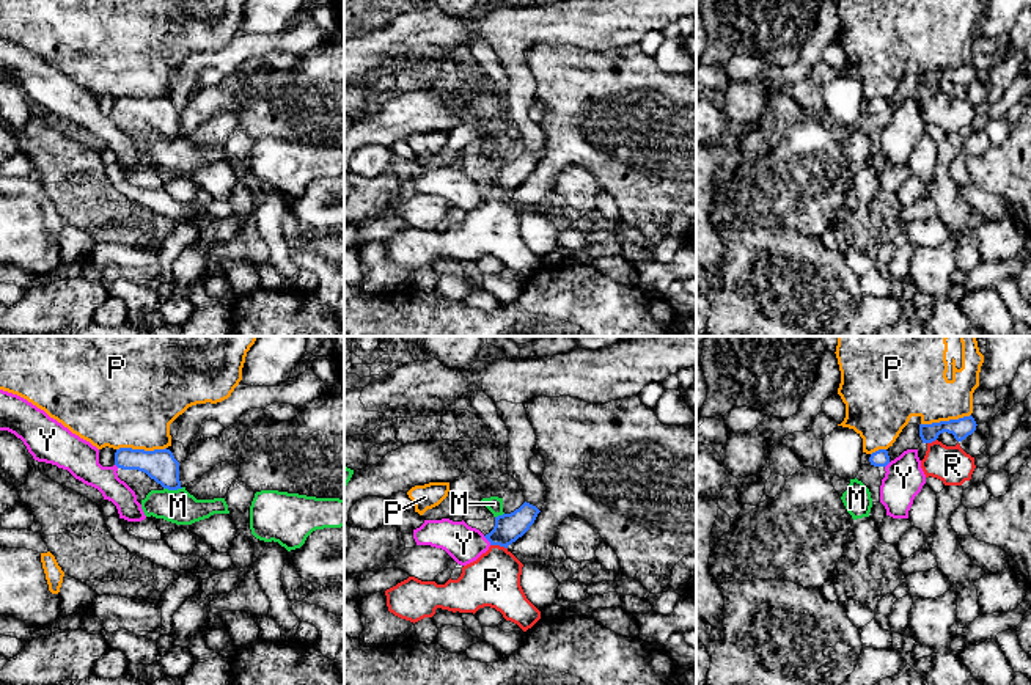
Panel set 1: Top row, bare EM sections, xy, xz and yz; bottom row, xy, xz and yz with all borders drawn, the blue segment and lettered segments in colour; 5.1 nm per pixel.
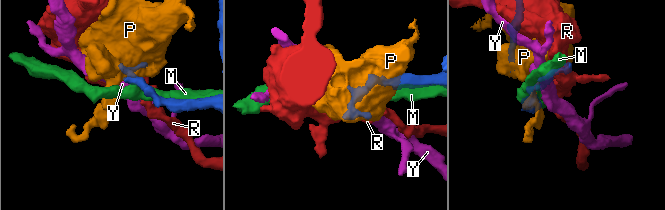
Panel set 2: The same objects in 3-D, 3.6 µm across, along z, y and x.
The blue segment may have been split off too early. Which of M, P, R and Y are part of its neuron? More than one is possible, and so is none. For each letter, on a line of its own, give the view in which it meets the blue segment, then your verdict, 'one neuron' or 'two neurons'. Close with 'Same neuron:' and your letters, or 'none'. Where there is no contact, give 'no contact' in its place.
M: xy | two neurons
P: xy | two neurons
R: xz | two neurons
Y: xz | two neurons
Same neuron: none

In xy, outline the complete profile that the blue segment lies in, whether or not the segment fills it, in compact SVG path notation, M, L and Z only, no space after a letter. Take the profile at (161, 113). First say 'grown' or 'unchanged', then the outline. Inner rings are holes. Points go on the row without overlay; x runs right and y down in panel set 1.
unchanged; M119 96L115 101L115 113L123 118L143 119L163 137L182 137L179 129L179 110L167 96L154 99Z

